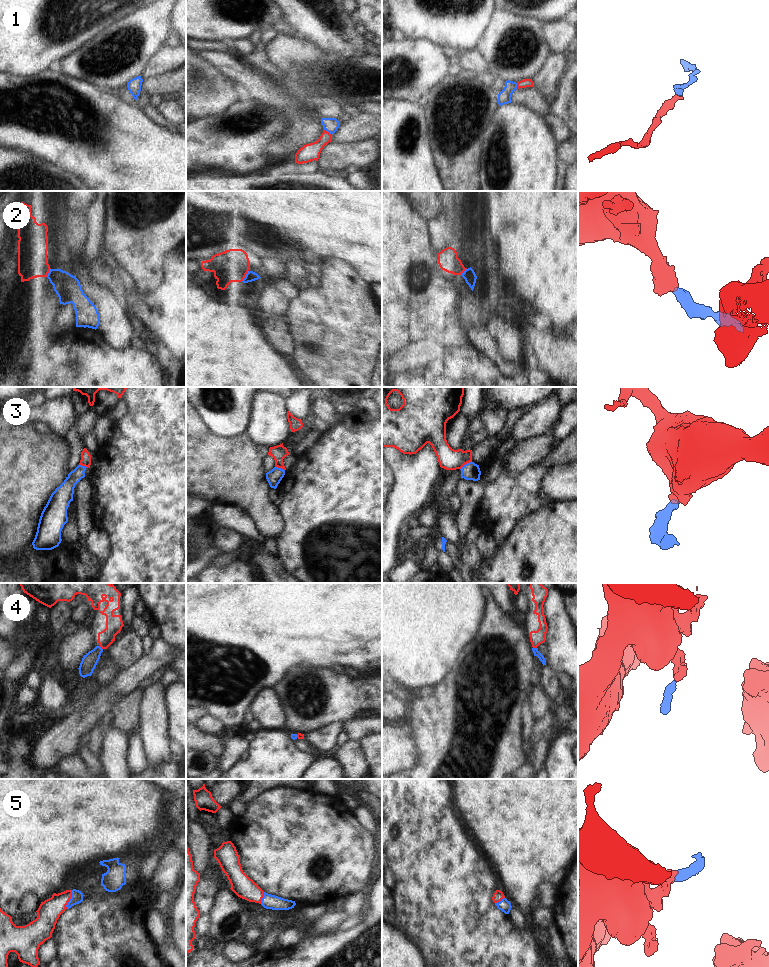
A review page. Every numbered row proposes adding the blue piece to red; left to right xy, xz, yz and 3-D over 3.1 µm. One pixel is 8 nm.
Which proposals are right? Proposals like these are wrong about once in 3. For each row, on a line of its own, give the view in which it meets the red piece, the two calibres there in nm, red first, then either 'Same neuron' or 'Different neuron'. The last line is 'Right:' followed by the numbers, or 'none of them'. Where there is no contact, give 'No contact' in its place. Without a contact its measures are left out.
1: Touches red in xz. Thickness 140 nm (red) against 120 nm. Same neuron
2: Touches red in xz. Thickness 260 nm (red) against 80 nm. Same neuron
3: Touches red in yz. Thickness 170 nm (red) against 140 nm. Different neuron
4: Touches red in yz. Thickness 120 nm (red) against 50 nm. Same neuron
5: Touches red in xy. Thickness 190 nm (red) against 100 nm. Same neuron
Right: 1, 2, 4, 5.

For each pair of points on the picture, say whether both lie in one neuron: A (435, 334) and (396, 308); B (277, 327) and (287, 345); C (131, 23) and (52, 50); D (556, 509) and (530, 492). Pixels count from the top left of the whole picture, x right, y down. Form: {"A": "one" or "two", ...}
{"A": "one", "B": "one", "C": "two", "D": "two"}

